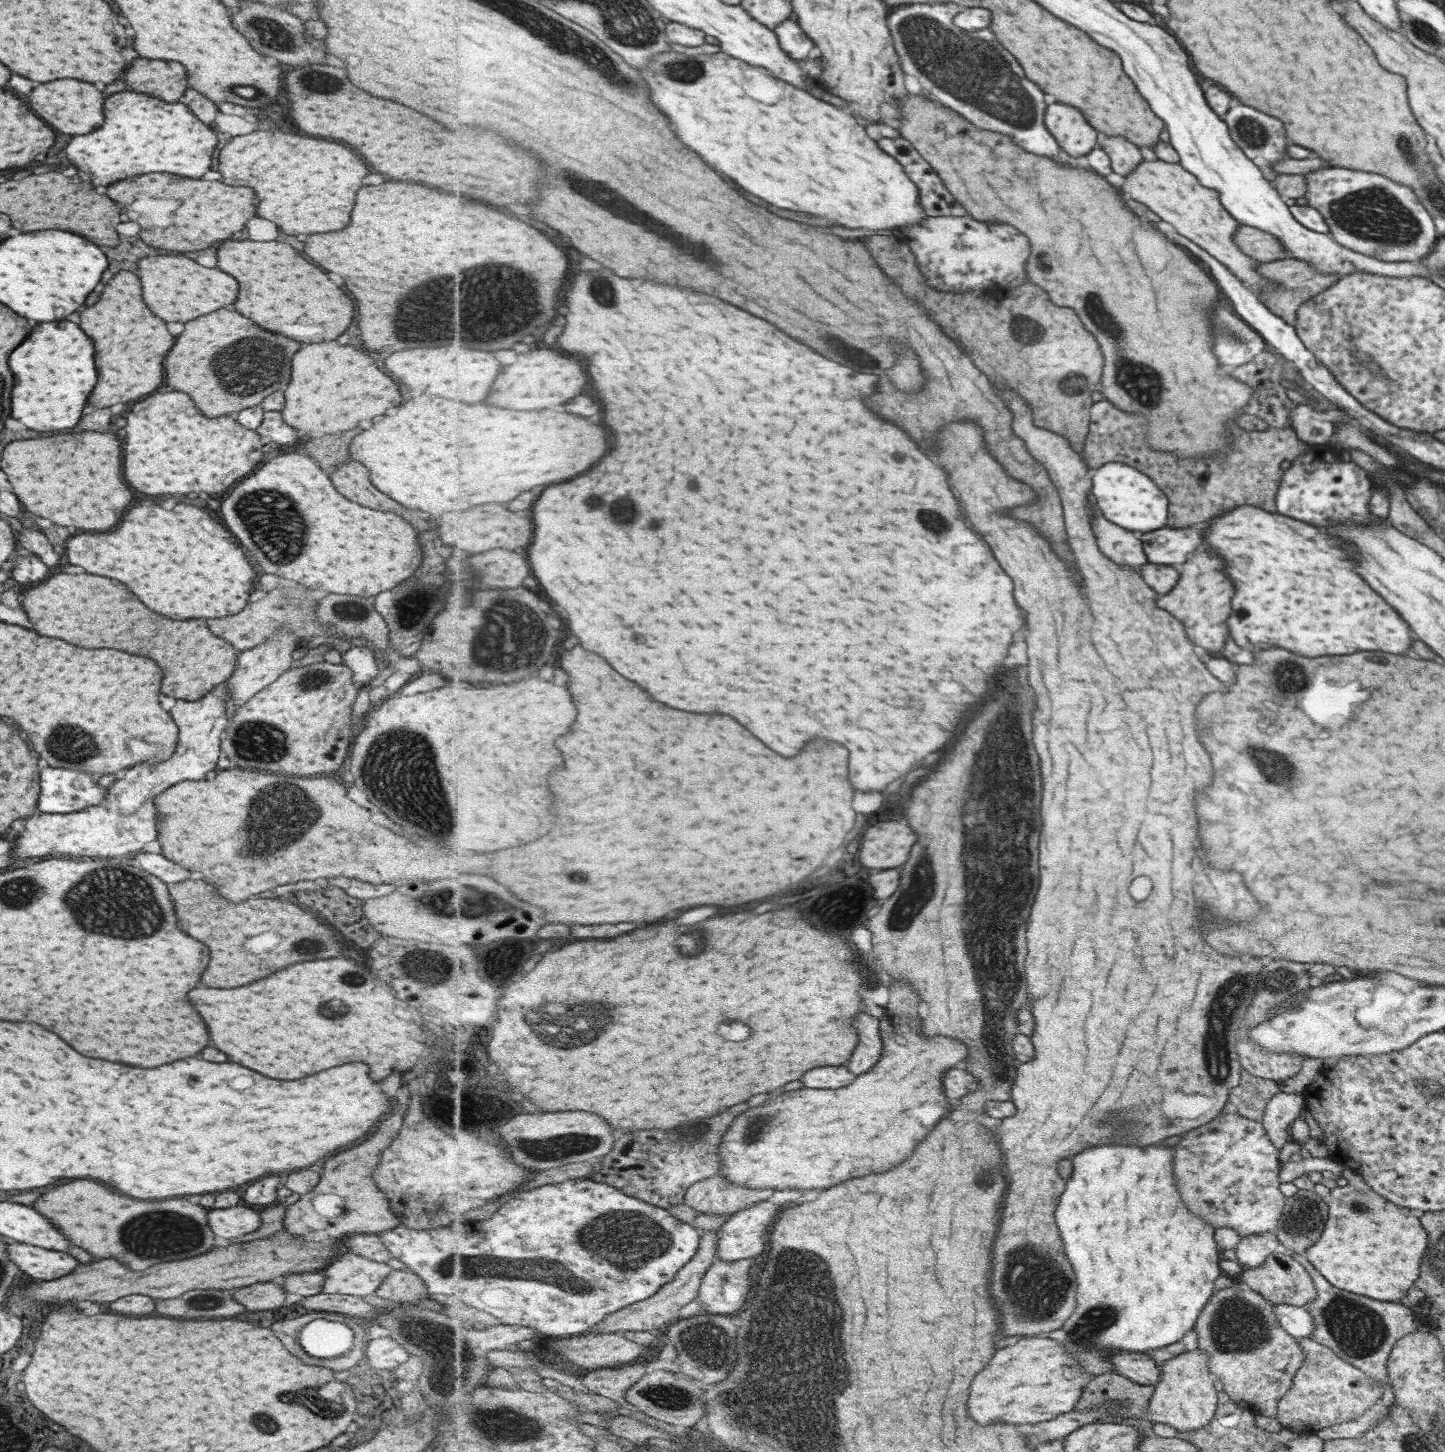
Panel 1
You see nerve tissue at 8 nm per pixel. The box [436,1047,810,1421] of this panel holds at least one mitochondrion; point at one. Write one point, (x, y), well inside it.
(700, 1339)

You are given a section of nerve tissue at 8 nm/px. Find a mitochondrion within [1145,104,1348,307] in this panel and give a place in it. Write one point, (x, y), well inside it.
(1253, 134)

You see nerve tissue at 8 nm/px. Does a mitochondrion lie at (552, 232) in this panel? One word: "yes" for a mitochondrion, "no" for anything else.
no

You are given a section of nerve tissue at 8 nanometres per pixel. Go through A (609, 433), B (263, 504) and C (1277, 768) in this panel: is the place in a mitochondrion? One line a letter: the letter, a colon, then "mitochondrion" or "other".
A: other
B: mitochondrion
C: mitochondrion

